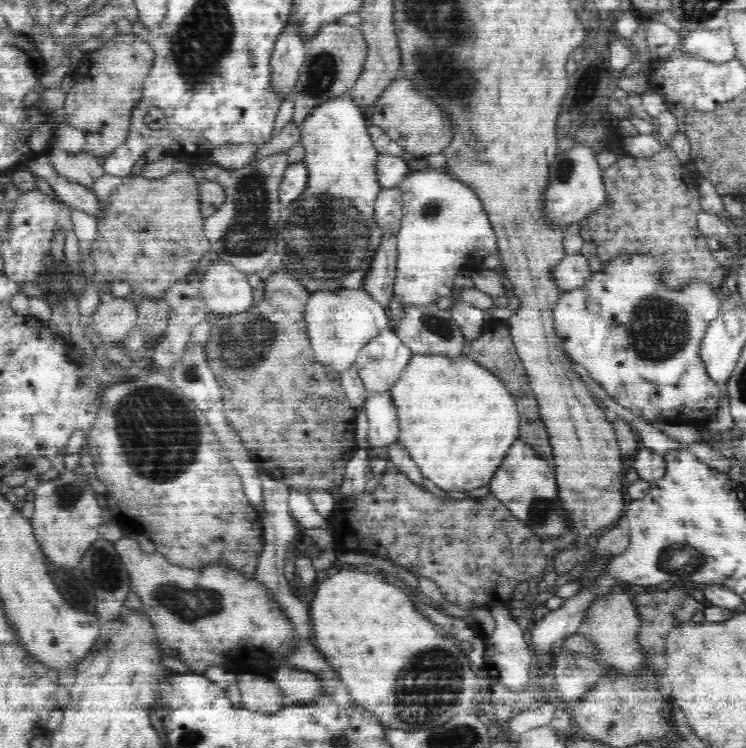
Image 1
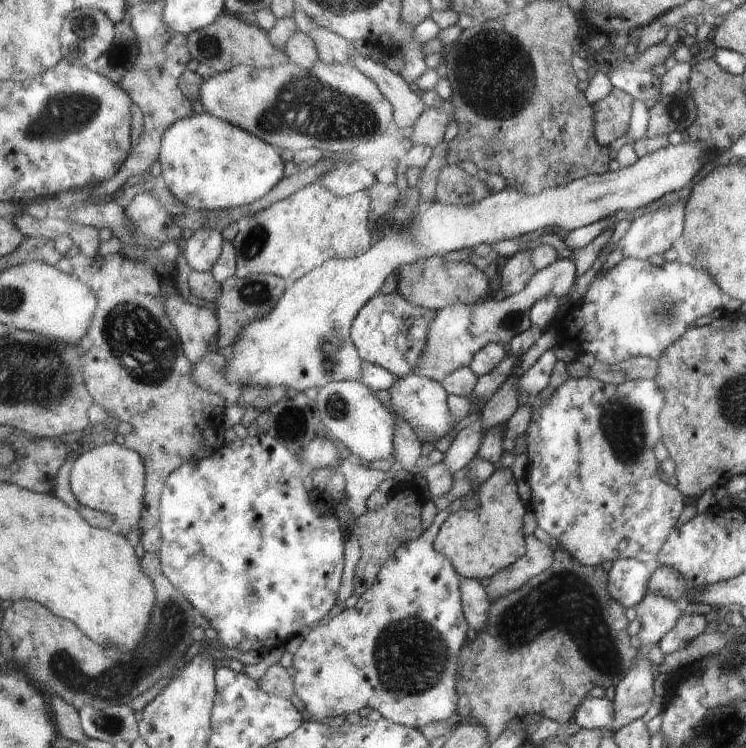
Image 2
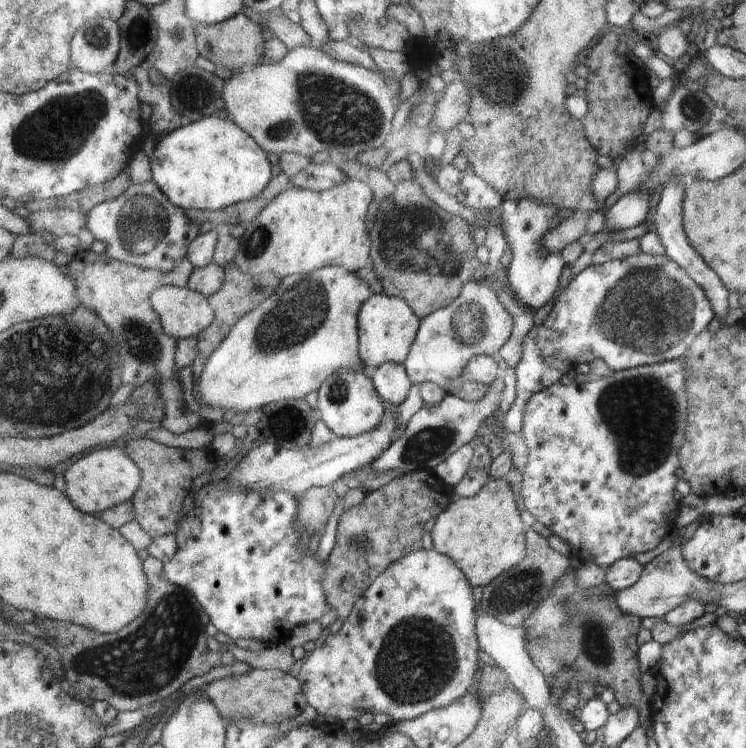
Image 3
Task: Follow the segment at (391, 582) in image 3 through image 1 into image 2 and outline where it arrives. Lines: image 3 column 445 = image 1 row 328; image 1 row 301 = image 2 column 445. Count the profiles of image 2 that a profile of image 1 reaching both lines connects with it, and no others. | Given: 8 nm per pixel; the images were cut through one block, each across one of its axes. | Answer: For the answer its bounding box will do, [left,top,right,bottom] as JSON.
[292,508,468,729]

